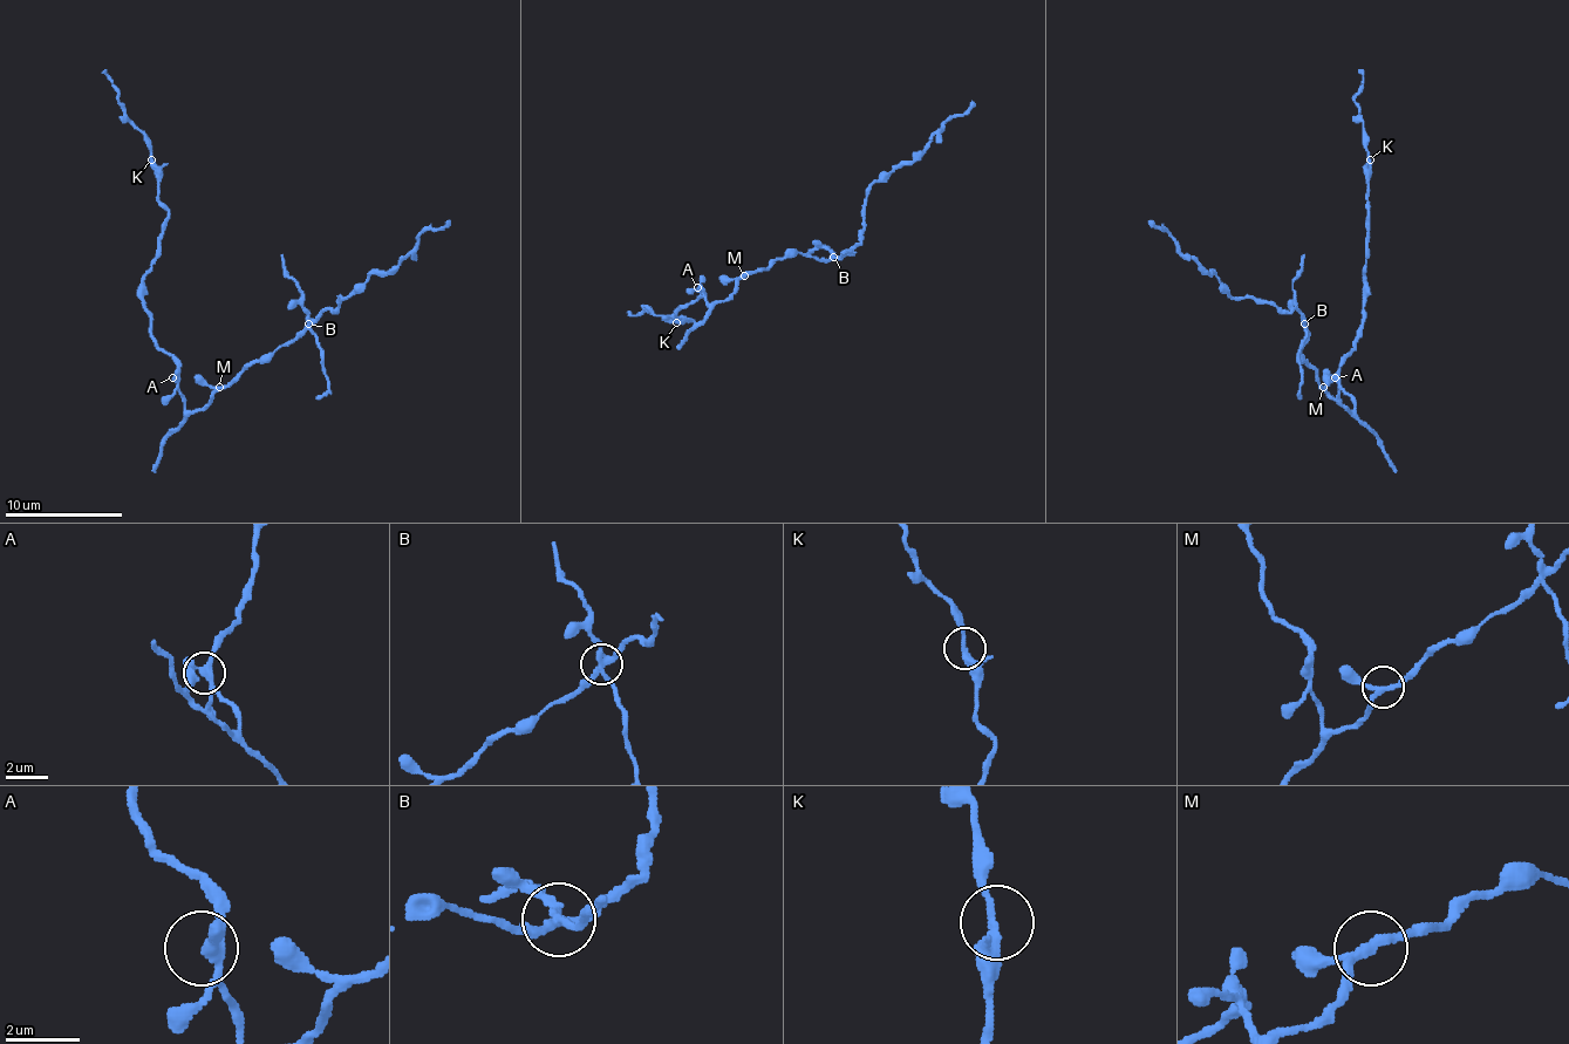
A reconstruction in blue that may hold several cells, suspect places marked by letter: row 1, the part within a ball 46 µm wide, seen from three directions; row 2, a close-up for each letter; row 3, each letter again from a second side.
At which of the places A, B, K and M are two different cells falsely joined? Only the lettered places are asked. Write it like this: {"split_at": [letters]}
{"split_at": ["B"]}

